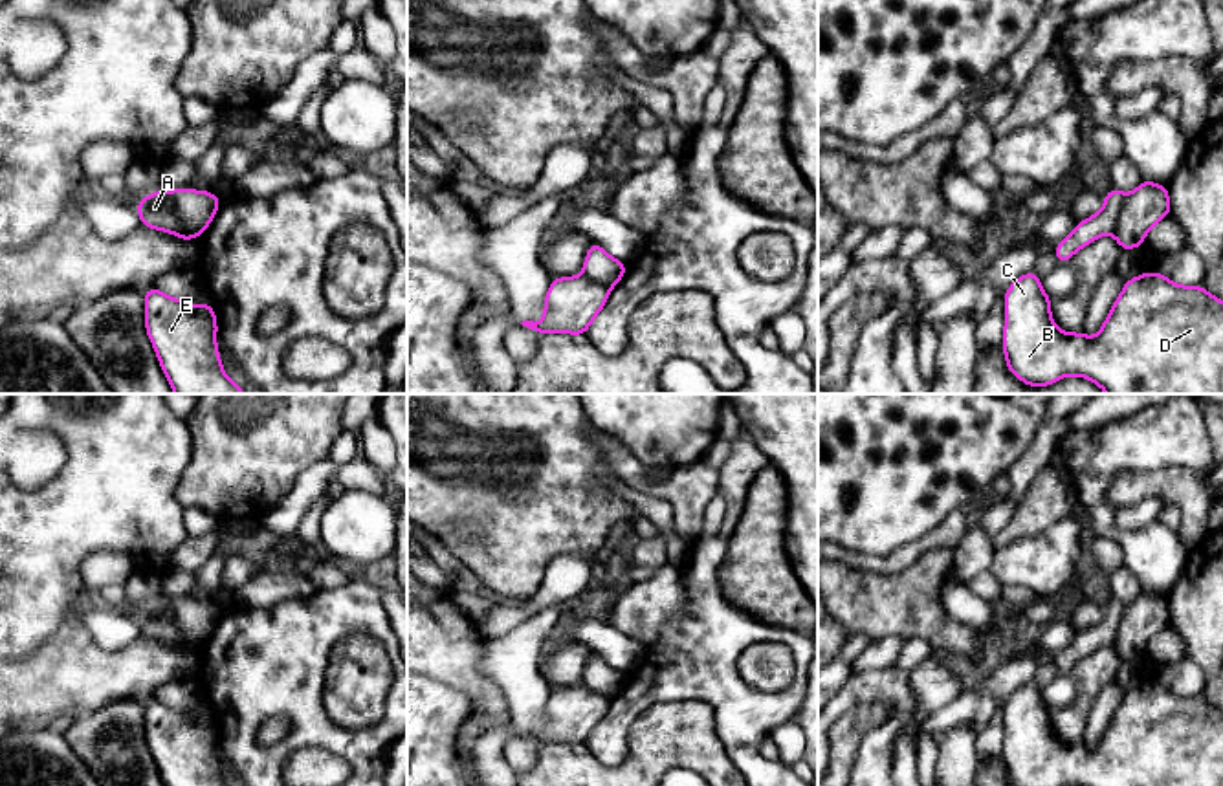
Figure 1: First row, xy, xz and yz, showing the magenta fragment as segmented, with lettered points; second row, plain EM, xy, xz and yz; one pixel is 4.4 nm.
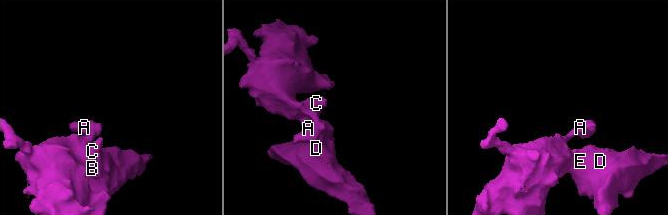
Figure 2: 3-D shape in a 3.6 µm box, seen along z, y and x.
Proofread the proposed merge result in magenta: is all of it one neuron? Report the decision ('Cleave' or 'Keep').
Cleave

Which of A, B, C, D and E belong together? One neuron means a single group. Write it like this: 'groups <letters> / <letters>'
groups A / B C D E

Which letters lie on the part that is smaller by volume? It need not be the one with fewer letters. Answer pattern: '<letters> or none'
A

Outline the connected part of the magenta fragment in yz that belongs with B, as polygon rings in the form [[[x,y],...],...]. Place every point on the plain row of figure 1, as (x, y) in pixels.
[[[1034,682],[1018,687],[1008,696],[1003,715],[1001,757],[1012,786],[1223,786],[1223,713],[1203,696],[1179,696],[1157,682],[1128,689],[1093,749],[1084,740],[1067,744],[1056,737],[1051,727],[1051,707]]]

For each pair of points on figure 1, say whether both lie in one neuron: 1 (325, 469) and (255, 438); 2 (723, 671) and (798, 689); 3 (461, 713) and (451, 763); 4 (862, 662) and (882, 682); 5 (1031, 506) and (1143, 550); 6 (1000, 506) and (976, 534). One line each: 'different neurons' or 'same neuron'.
1: different neurons
2: same neuron
3: same neuron
4: different neurons
5: different neurons
6: different neurons

